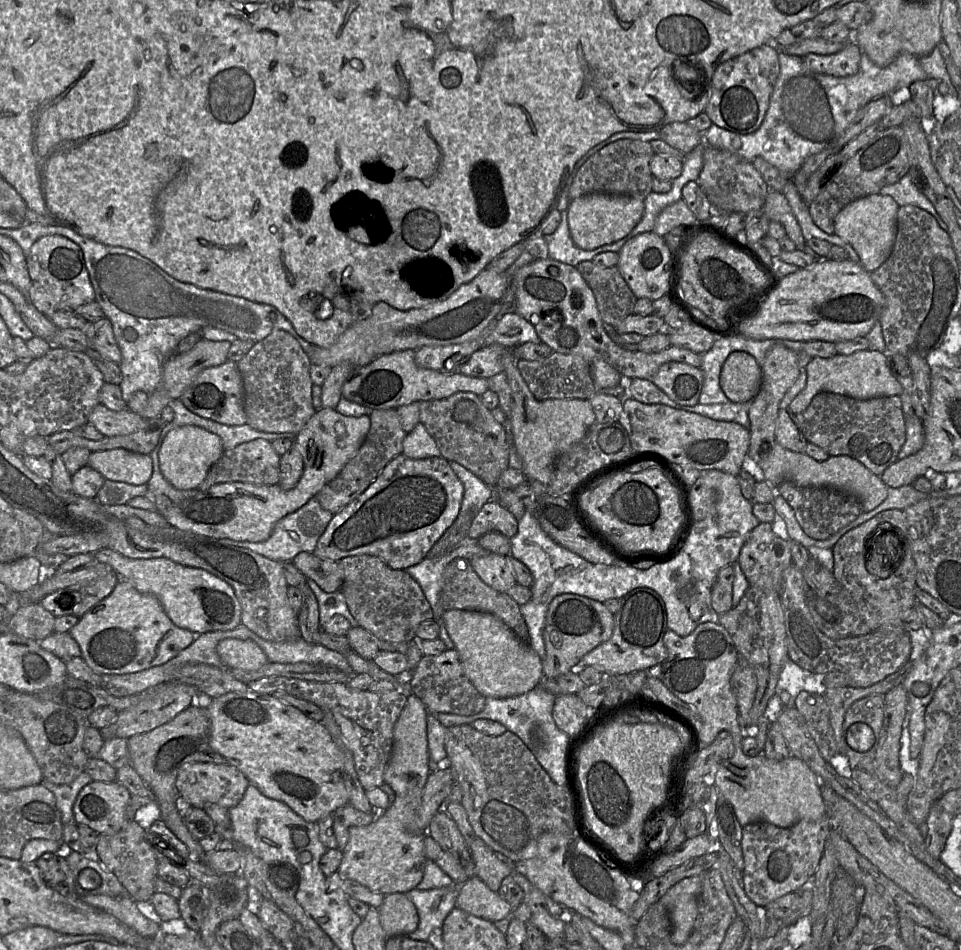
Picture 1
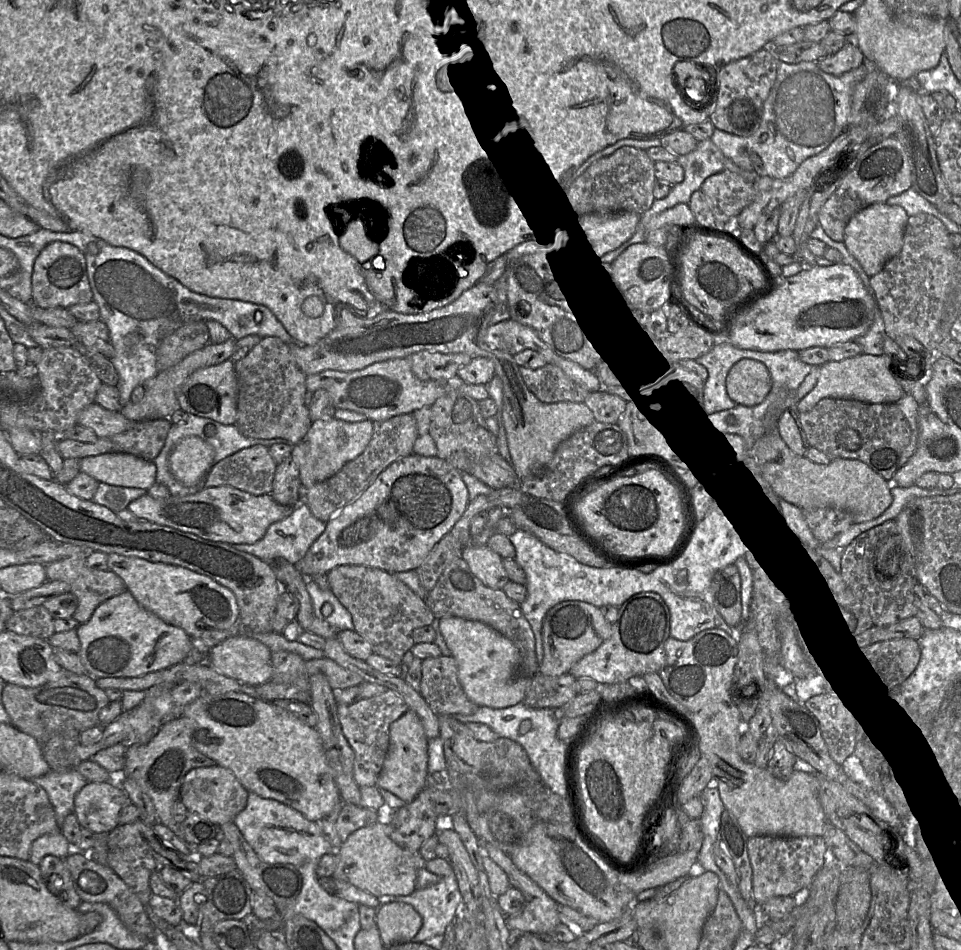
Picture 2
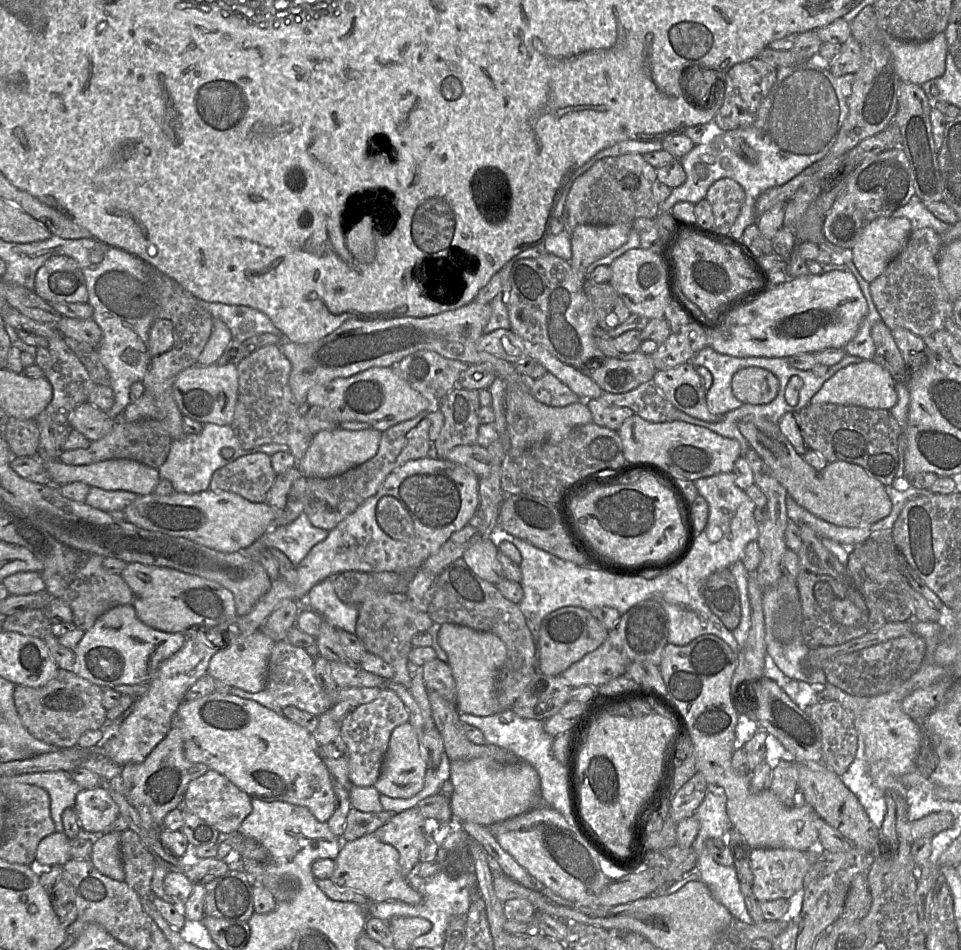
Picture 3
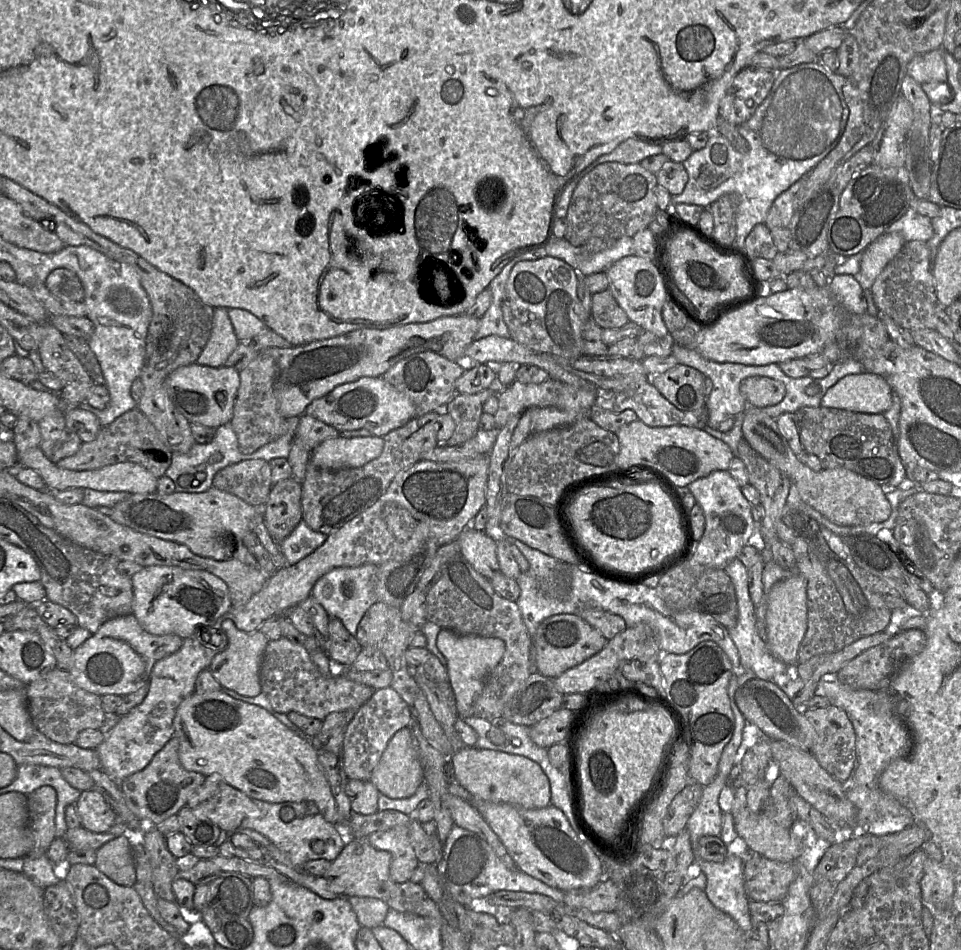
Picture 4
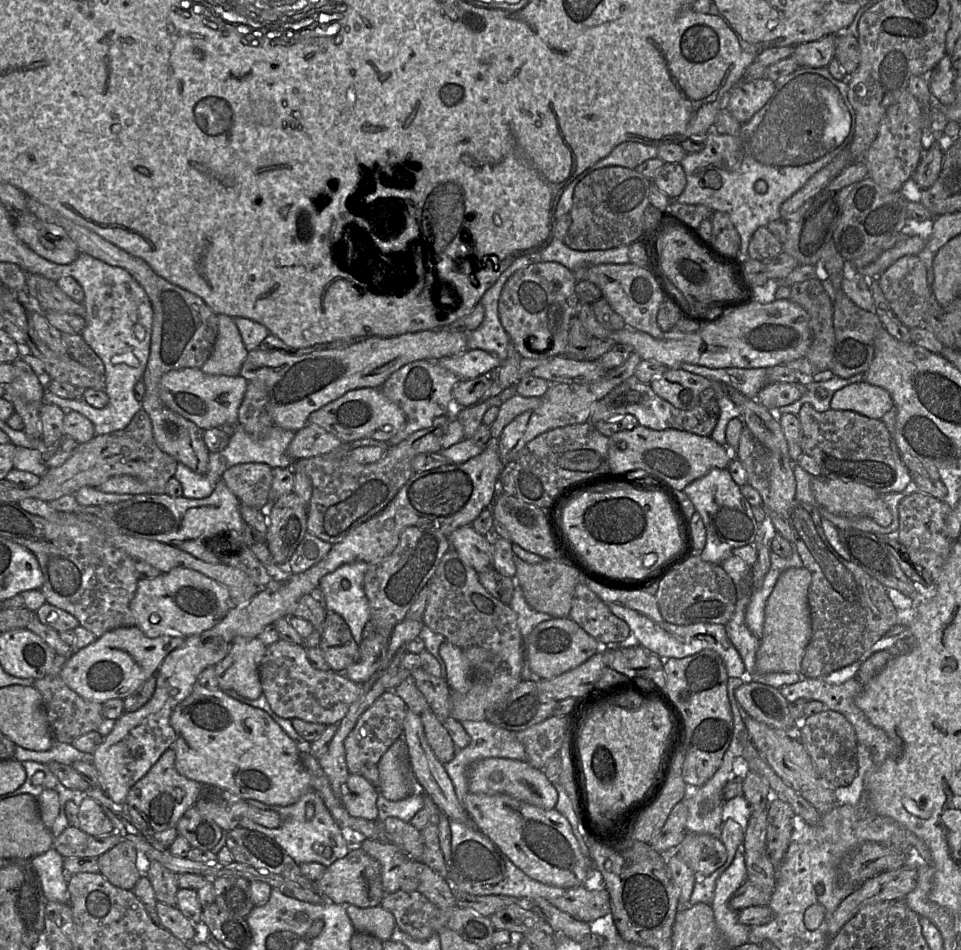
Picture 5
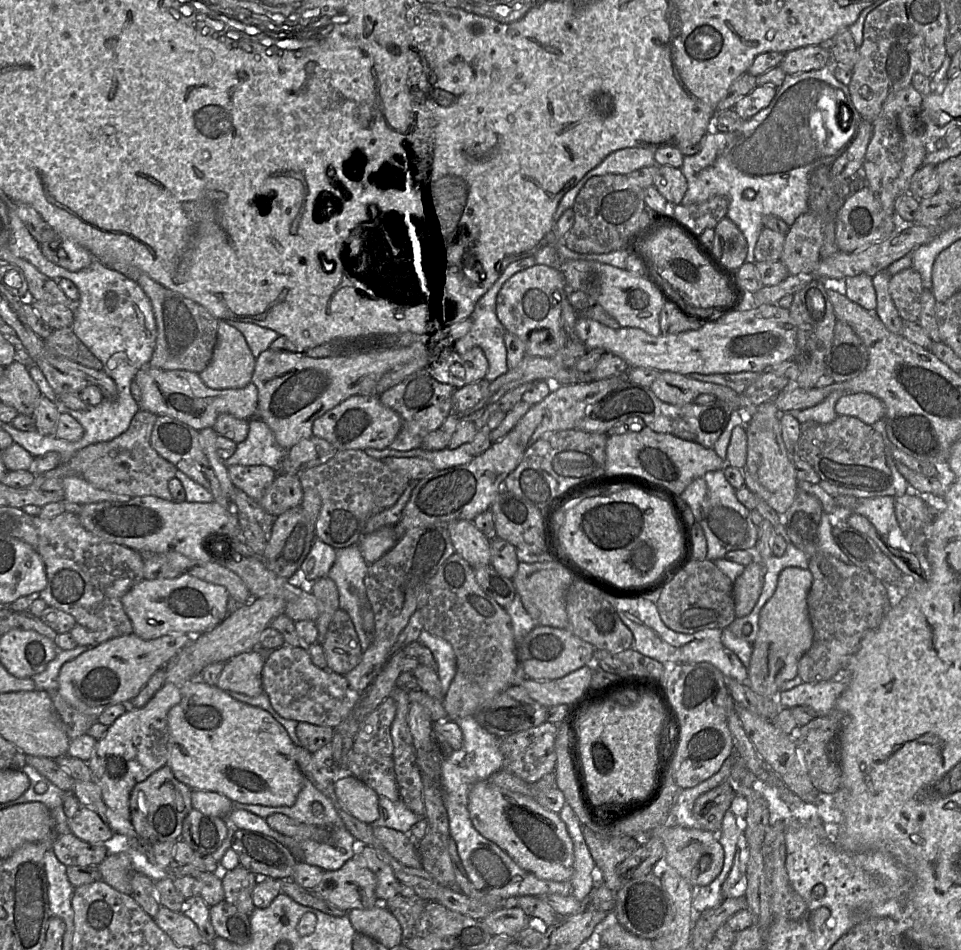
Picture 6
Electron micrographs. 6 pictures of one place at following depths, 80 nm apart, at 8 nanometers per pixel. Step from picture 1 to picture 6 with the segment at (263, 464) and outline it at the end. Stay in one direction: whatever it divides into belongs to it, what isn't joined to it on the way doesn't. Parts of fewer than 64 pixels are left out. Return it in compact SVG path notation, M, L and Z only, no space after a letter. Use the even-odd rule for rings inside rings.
M232 465L228 467L228 475L234 487L257 502L273 482L276 474L275 470L265 465Z

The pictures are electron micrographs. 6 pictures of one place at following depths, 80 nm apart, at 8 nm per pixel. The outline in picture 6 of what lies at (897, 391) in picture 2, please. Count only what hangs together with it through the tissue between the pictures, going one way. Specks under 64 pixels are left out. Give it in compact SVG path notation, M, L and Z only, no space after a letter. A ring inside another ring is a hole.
M864 392L841 396L835 404L835 411L838 415L856 417L868 425L884 419L886 413L880 399Z

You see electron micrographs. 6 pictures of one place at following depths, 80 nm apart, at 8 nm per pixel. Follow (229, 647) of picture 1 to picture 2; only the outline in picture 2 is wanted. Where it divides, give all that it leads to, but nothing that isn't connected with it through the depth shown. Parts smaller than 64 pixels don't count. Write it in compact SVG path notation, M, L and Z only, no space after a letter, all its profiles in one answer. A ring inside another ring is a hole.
M251 635L232 636L215 645L209 665L242 685L256 687L272 679L272 652Z

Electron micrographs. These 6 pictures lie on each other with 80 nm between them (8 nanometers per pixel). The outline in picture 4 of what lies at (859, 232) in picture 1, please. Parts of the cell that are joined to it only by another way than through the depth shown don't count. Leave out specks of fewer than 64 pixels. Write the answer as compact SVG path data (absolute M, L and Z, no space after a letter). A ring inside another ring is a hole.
M889 232L872 242L860 257L860 271L854 275L864 289L870 289L876 277L901 251L905 240L898 232Z

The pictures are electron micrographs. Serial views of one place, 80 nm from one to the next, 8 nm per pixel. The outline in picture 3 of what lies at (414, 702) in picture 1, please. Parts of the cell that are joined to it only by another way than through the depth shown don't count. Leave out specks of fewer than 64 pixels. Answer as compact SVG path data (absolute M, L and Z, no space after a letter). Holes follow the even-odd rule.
M406 722L392 731L379 776L373 786L380 794L391 798L411 798L422 790L427 769L417 733L411 724ZM374 833L344 843L336 857L335 868L330 879L340 887L346 887L364 894L370 901L401 901L417 905L422 895L414 890L403 875L398 851L381 842Z

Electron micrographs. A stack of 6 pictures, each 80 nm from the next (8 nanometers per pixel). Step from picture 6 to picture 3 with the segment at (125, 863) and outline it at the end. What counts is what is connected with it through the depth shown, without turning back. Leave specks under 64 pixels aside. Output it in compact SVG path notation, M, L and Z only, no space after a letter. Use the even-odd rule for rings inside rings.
M121 832L103 834L93 845L90 861L99 872L117 880L125 880L120 850Z

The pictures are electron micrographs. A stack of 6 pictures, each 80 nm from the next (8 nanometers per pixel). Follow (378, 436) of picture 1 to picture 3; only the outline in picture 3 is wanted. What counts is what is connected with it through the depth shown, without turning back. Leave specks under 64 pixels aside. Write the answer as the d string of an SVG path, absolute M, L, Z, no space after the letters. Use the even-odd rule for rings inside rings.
M437 403L431 409L420 412L414 418L391 426L382 432L376 455L363 464L335 477L307 478L303 511L312 525L328 531L332 530L366 499L375 495L393 470L410 460L431 455L433 443L429 436L431 420L426 416L435 409L438 409Z

